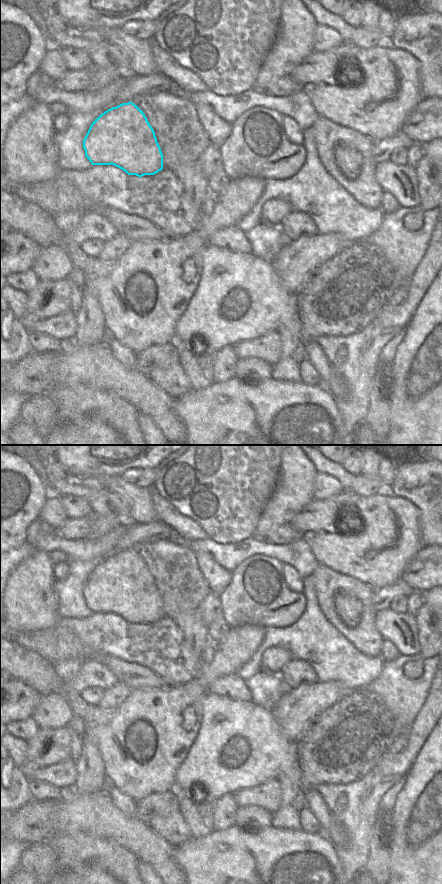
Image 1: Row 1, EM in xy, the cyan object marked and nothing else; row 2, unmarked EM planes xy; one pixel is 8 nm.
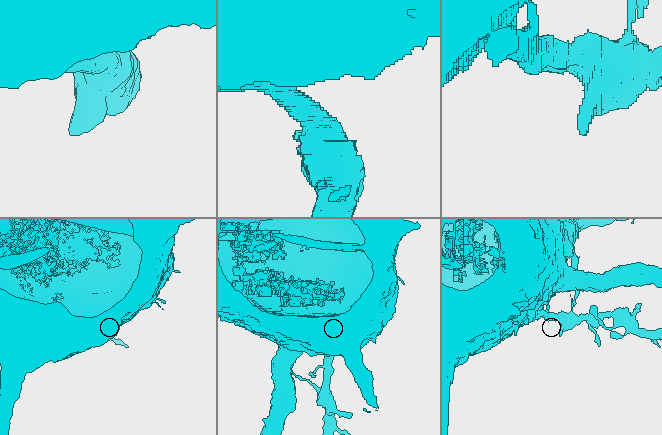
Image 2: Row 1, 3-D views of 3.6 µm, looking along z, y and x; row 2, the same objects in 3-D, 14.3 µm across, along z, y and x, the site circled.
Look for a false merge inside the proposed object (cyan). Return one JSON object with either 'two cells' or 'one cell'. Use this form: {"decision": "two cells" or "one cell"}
{"decision": "two cells"}

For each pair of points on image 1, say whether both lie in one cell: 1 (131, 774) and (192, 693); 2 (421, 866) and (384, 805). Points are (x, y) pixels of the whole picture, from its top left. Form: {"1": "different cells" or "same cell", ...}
{"1": "same cell", "2": "different cells"}

